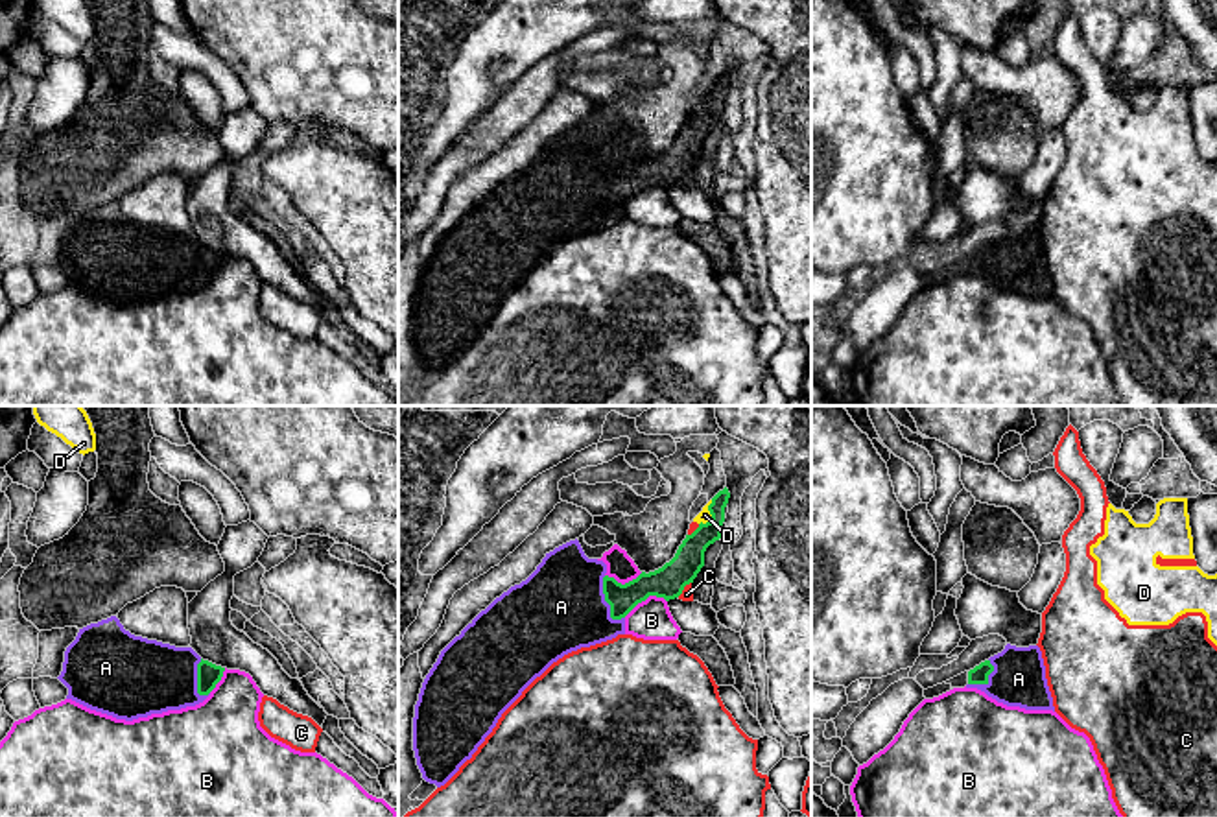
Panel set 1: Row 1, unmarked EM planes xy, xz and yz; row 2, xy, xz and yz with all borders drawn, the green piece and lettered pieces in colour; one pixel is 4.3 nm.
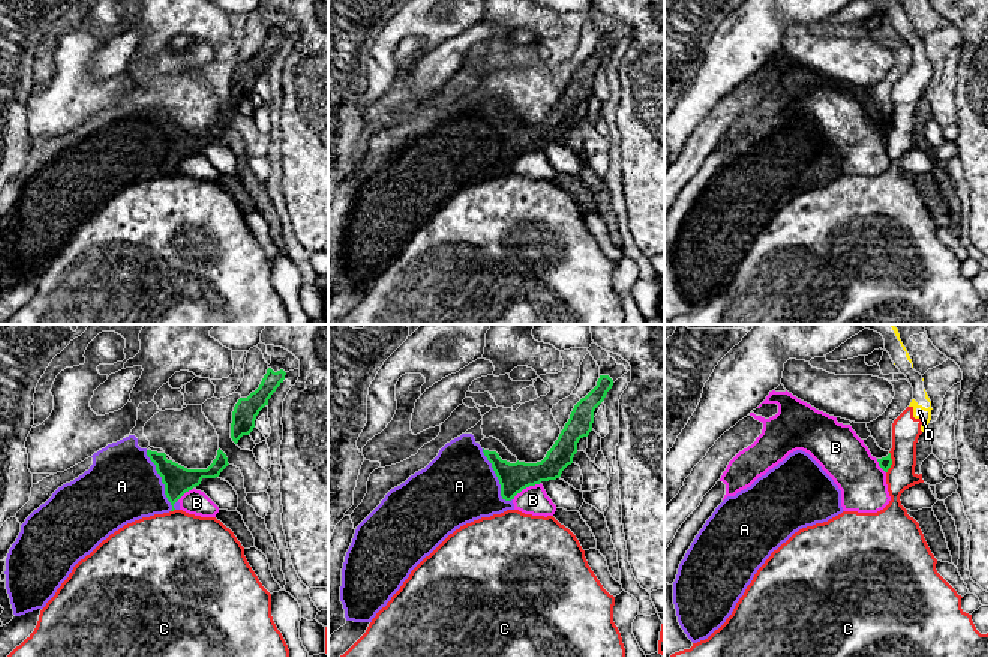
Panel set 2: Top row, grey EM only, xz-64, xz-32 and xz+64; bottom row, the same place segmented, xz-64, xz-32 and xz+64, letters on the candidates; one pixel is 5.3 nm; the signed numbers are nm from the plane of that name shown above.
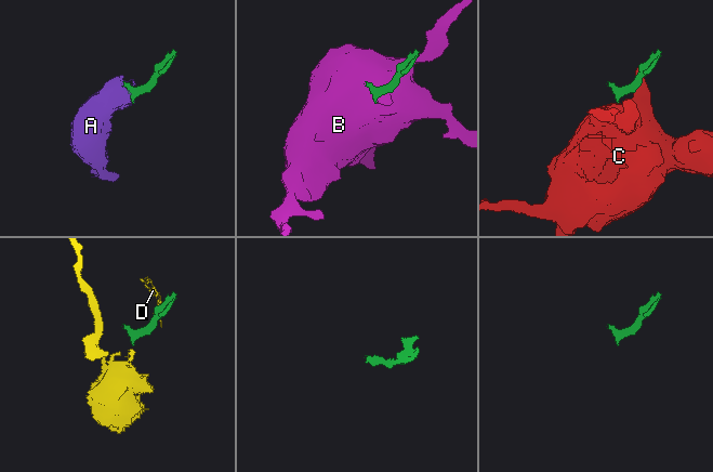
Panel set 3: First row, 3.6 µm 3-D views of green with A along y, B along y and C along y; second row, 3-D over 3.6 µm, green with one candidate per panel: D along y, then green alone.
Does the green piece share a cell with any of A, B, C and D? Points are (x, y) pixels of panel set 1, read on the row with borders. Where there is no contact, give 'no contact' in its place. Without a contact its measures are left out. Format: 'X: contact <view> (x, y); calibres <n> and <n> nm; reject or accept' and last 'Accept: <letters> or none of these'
A: contact xz (605, 600); calibres 130 and 380 nm; accept
B: contact xz (644, 600); calibres 140 and 180 nm; reject
C: contact xz (683, 589); calibres 140 and 50 nm; reject
D: contact xz (710, 513); calibres 130 and 50 nm; reject
Accept: A

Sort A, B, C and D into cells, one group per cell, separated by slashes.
A / B / C D

